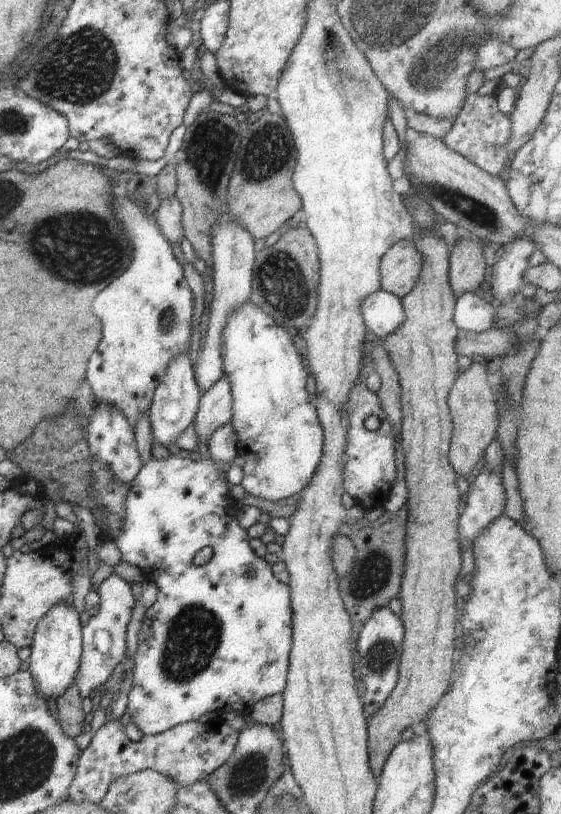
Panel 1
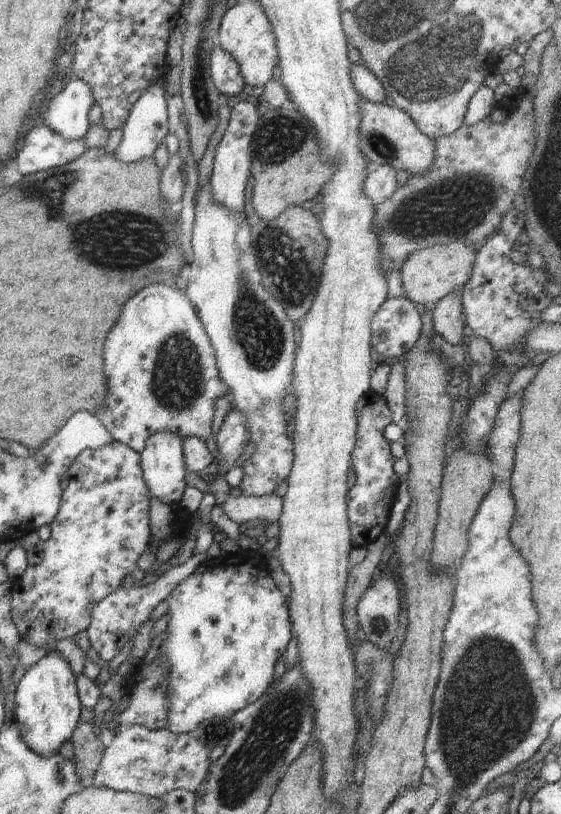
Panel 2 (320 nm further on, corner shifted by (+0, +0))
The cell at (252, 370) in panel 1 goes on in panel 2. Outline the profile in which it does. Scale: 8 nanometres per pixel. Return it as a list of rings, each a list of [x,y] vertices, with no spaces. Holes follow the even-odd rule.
[[[209,182],[203,185],[200,190],[197,190],[195,194],[195,202],[193,204],[193,213],[195,216],[193,222],[193,237],[191,240],[191,247],[193,250],[193,260],[188,264],[187,267],[187,279],[188,283],[186,286],[185,294],[192,303],[192,306],[196,309],[197,315],[204,325],[206,334],[210,339],[211,345],[215,350],[215,355],[217,358],[217,367],[220,371],[220,376],[222,380],[228,385],[230,390],[230,399],[237,409],[240,409],[245,415],[248,423],[248,430],[250,440],[249,442],[254,443],[256,446],[256,451],[253,453],[250,459],[248,459],[242,466],[244,475],[242,482],[239,486],[241,494],[247,497],[261,497],[262,495],[272,495],[277,489],[278,484],[282,480],[287,480],[290,474],[293,460],[294,460],[294,443],[286,435],[287,423],[284,414],[282,413],[282,403],[284,402],[284,397],[287,394],[294,392],[293,381],[293,368],[295,363],[295,350],[297,349],[296,342],[294,342],[294,322],[292,322],[286,311],[278,304],[277,300],[274,300],[270,293],[264,288],[263,278],[261,272],[259,271],[259,265],[256,262],[255,252],[252,248],[252,233],[251,226],[249,225],[249,220],[247,219],[245,213],[237,213],[236,211],[229,211],[225,209],[225,206],[218,204],[213,197],[211,186]]]

